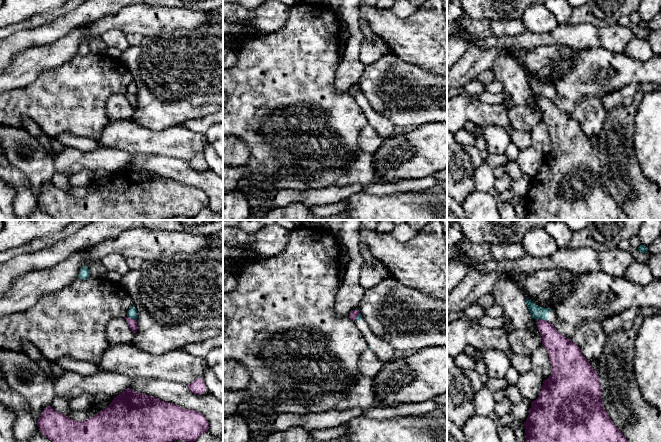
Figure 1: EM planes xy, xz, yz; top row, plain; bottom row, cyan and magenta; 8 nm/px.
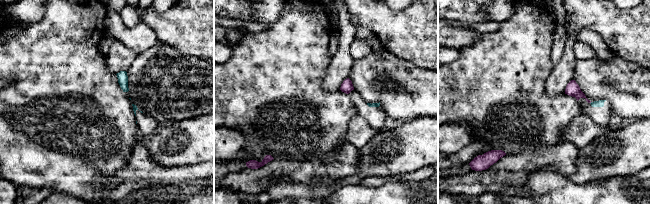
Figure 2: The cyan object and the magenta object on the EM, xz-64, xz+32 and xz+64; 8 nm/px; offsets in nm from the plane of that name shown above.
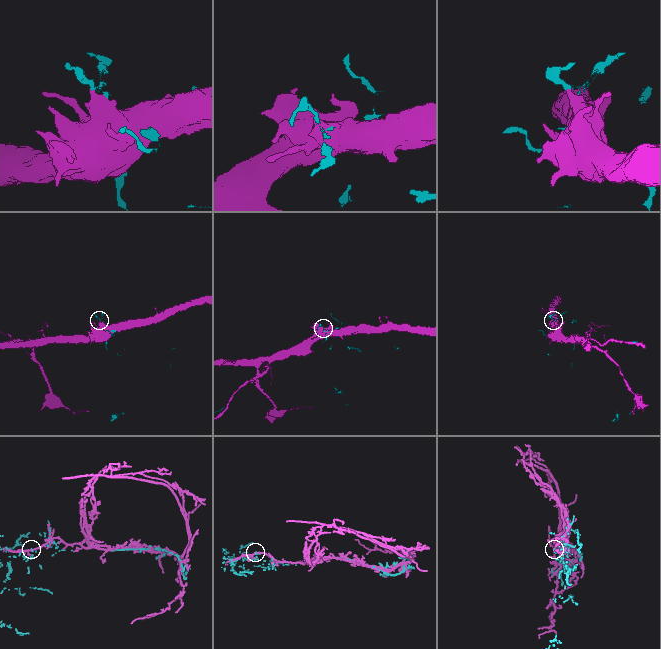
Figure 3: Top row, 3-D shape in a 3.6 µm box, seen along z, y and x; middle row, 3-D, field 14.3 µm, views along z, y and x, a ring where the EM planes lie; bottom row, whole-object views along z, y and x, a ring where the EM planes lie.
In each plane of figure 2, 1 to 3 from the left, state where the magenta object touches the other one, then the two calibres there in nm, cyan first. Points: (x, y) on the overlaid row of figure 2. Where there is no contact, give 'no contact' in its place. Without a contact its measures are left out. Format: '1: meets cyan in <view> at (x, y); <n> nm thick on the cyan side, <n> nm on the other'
1: no contact
2: no contact
3: no contact

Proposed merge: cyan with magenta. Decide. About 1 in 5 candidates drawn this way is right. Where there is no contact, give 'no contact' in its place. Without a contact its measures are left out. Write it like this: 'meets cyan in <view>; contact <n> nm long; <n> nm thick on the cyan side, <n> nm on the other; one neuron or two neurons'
meets cyan in yz; contact 90 nm long; 110 nm thick on the cyan side, 180 nm on the other; two neurons

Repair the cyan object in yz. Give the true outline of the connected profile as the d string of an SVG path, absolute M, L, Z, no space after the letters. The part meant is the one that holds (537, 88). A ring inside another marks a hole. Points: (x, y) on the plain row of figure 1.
M526 75L526 80L531 92L534 95L546 96L547 98L554 101L556 97L556 90L554 87L552 87L550 84L540 83L529 75Z

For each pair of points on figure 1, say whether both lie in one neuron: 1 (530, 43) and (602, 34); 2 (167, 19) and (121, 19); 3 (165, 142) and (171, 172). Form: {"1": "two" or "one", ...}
{"1": "one", "2": "one", "3": "two"}

